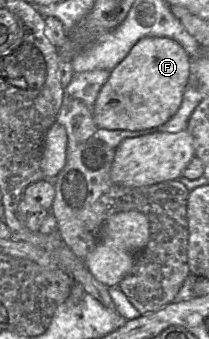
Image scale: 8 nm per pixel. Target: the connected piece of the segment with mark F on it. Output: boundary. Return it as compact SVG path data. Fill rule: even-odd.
M168 37L141 38L128 55L111 71L95 102L93 117L98 128L138 131L166 123L179 109L190 73L190 56Z

